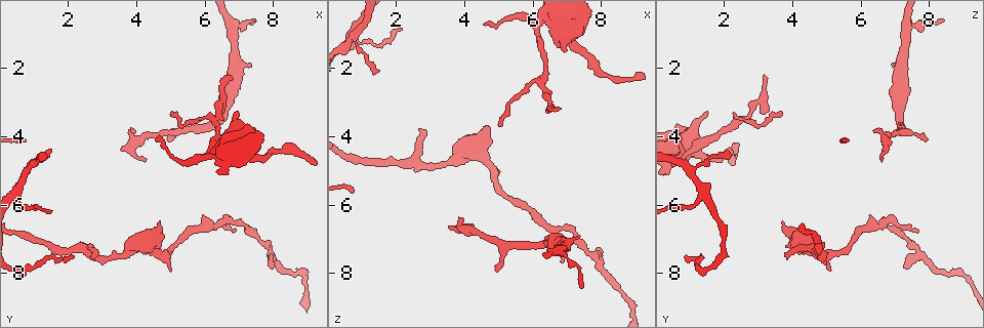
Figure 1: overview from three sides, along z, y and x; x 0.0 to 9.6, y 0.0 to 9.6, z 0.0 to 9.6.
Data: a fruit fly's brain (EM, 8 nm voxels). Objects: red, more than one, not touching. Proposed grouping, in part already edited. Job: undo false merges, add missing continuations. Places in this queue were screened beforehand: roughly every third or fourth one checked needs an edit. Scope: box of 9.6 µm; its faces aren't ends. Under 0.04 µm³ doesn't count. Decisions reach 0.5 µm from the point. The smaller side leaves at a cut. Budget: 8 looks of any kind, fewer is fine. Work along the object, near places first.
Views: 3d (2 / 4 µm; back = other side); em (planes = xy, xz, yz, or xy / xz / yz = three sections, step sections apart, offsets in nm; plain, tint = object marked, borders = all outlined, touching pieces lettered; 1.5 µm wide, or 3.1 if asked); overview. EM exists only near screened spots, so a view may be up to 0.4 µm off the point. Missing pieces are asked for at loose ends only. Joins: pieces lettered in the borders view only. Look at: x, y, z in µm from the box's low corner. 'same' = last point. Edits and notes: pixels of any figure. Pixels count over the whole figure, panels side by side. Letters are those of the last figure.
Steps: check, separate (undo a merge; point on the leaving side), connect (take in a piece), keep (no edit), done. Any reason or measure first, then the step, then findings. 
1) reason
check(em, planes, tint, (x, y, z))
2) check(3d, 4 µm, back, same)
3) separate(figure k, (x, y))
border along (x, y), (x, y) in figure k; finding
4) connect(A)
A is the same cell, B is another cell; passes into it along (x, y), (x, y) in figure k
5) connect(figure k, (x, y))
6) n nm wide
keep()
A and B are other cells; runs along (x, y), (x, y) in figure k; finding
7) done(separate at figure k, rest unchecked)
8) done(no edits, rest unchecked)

branch stops here
check(em, xz, step 4, tint, (6.75, 2.25, 3.10))

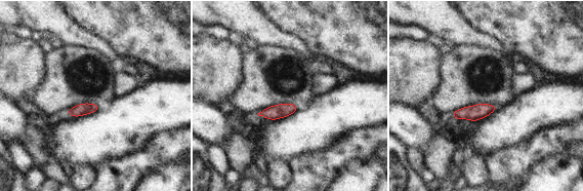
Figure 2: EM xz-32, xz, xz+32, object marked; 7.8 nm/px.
cut it another way
check(em, yz, step 8, borders, same)

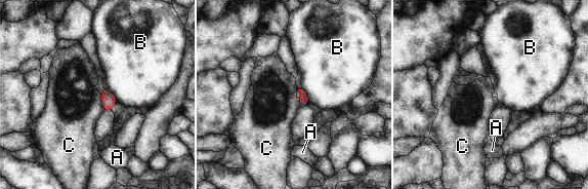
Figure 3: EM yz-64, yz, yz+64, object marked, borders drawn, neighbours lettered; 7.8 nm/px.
keep()
A, B and C are other cells; border along (100, 95), (104, 109) in figure 3; none of them fits

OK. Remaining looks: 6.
thick end
check(3d, 2 µm, (7.40, 2.00, 6.95))

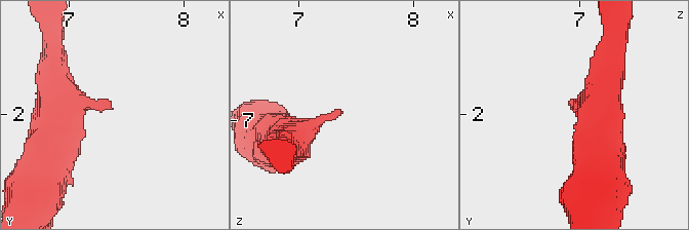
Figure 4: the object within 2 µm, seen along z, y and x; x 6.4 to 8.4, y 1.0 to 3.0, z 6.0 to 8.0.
check(em, planes, borders, (7.36, 1.96, 6.94))

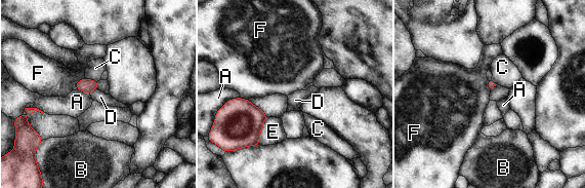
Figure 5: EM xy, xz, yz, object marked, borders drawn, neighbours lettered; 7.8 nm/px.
keep()
A, B, C, D, E and F are other cells; border along (96, 88), (89, 92) in figure 5; none of them fits

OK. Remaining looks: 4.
an open end
check(em, planes, borders, (6.75, 6.75, 7.60))

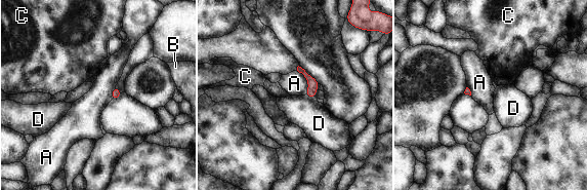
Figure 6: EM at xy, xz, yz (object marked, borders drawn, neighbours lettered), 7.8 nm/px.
keep()
A, B, C and D are other cells; border along (297, 70), (307, 82), (304, 94) in figure 6; none of them fits

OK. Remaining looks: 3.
done(no edits, rest unchecked)

